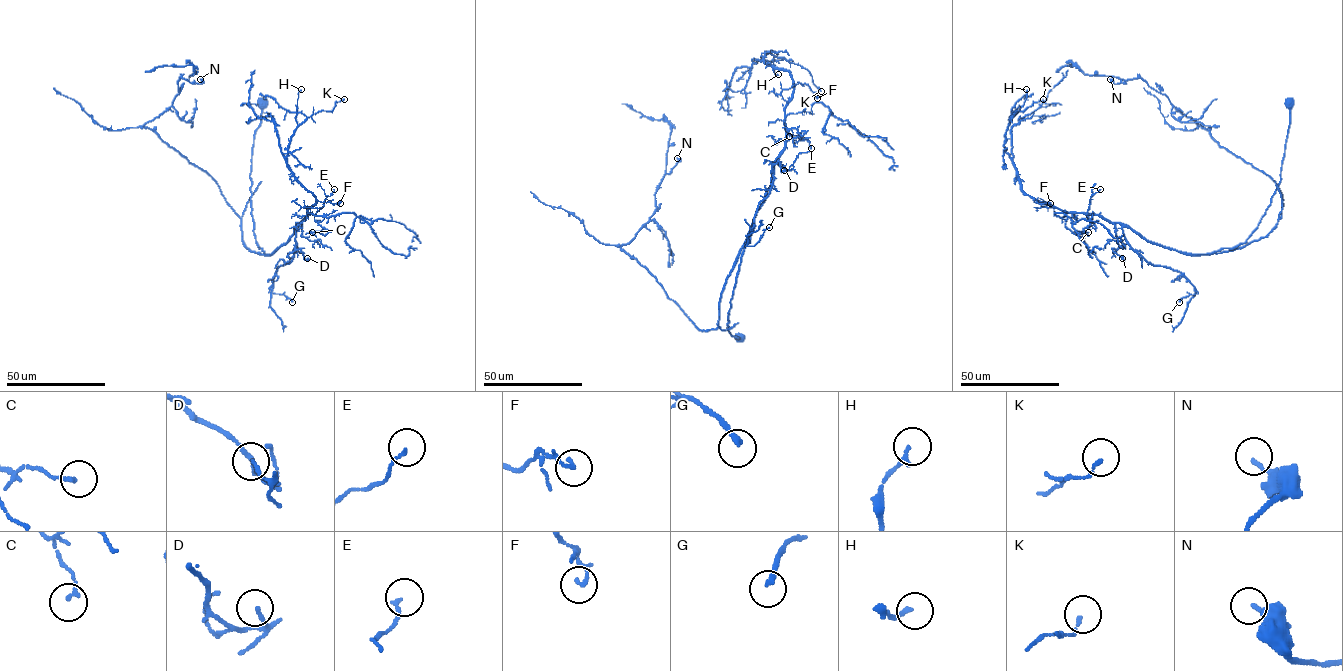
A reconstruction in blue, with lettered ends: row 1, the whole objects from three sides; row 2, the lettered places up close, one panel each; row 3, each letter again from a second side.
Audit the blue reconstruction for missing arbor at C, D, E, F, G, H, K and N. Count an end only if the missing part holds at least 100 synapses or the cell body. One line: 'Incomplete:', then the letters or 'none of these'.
Incomplete: none of these

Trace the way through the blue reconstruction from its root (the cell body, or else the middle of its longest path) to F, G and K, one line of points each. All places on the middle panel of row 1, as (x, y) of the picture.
F: (739, 337), (727, 328), (728, 312), (753, 218), (784, 145), (784, 109), (799, 83), (817, 98)
G: (739, 337), (727, 328), (731, 300), (773, 171), (747, 245), (769, 227)
K: (739, 337), (727, 328), (731, 300), (784, 145), (793, 91), (791, 74), (764, 53), (806, 69), (821, 91)

